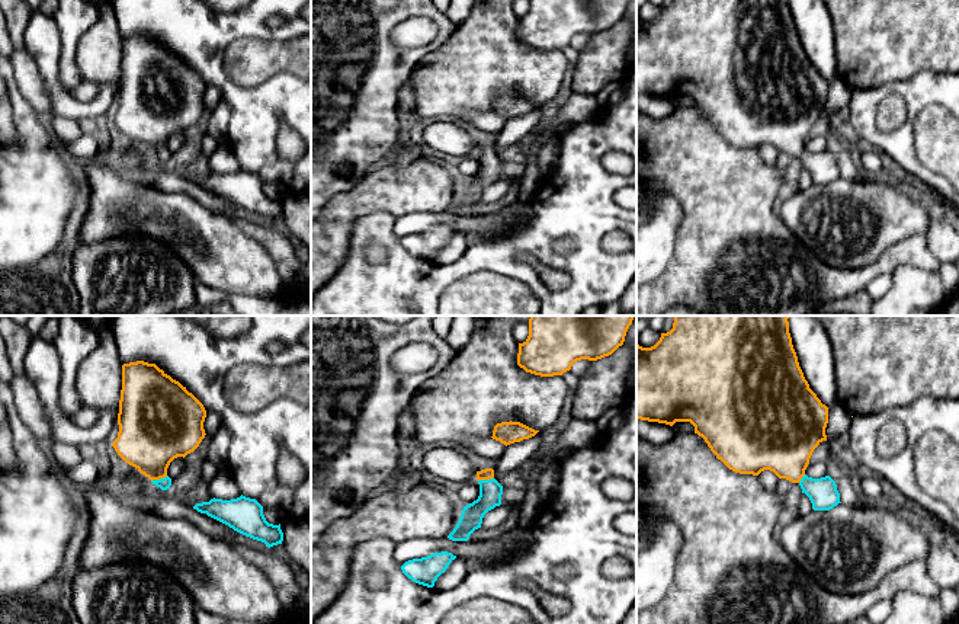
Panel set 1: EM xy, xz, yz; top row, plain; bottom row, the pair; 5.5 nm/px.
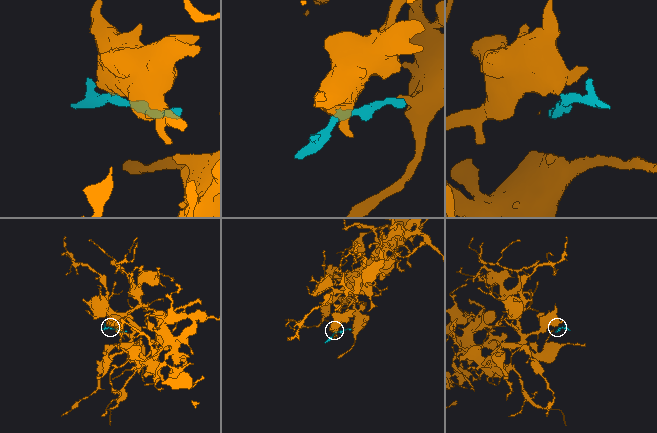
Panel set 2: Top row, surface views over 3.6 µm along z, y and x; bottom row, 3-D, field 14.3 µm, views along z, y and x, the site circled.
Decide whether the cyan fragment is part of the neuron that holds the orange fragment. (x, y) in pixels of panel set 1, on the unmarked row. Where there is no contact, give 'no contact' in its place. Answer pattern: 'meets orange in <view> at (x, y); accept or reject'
meets orange in xy at (159, 153); accept

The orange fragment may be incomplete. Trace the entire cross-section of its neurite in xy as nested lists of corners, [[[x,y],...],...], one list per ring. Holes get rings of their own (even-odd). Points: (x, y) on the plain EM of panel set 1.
[[[137,35],[122,39],[119,106],[112,121],[125,137],[161,164],[171,160],[171,153],[167,150],[170,137],[193,127],[205,112],[205,92],[203,79],[155,38]]]

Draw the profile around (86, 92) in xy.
[[[83,81],[78,87],[70,90],[70,93],[76,100],[89,103],[97,96],[99,86],[90,81]]]

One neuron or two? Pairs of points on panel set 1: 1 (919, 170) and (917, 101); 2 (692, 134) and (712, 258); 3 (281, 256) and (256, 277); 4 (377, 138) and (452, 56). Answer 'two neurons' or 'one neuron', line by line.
1: one neuron
2: one neuron
3: two neurons
4: two neurons

